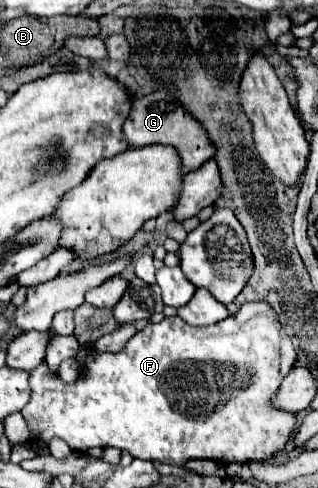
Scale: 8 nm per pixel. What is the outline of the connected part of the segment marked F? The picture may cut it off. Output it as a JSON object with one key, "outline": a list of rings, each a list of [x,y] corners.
{"outline":[[[247,302],[235,316],[229,316],[213,326],[189,326],[179,316],[163,318],[159,324],[149,324],[135,334],[123,352],[105,354],[89,352],[89,376],[77,380],[77,386],[61,382],[49,374],[47,364],[39,364],[31,372],[31,400],[21,410],[31,436],[49,442],[53,436],[63,438],[71,450],[83,452],[91,446],[115,446],[129,450],[141,460],[159,460],[179,466],[191,458],[209,458],[219,464],[267,460],[285,450],[297,418],[291,412],[271,406],[283,378],[297,360],[291,338],[281,330],[277,312],[267,302]]]}

